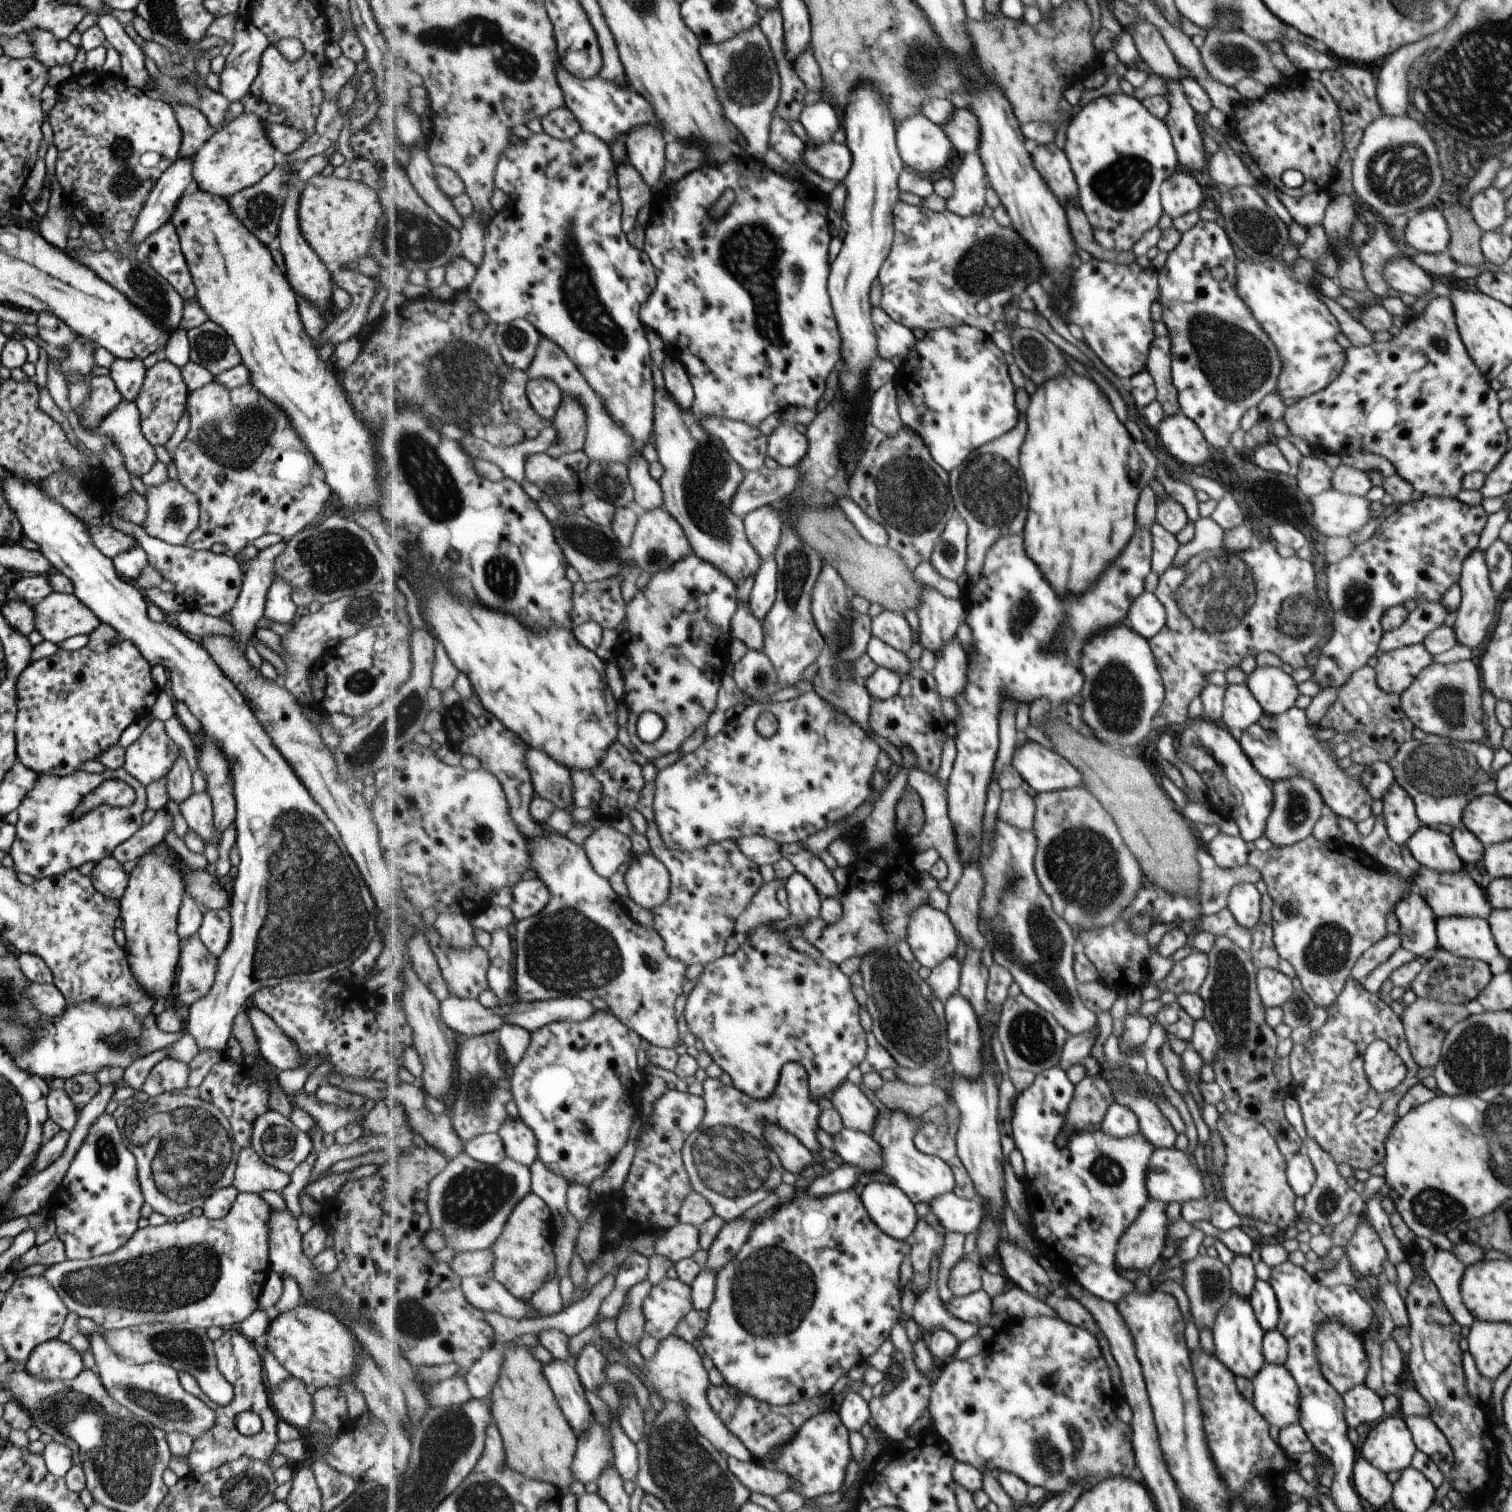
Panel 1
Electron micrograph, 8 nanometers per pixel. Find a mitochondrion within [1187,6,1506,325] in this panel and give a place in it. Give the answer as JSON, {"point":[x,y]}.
{"point":[1410,167]}

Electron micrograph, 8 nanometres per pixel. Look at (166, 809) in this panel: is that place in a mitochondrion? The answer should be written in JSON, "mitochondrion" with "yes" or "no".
{"mitochondrion":"no"}

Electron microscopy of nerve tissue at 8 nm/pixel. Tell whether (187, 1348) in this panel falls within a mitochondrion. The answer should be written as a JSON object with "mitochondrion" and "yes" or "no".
{"mitochondrion":"yes"}

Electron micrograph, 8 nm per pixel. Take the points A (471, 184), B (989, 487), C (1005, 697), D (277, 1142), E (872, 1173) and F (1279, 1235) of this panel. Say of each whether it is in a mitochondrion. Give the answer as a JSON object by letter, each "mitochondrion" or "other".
{"A":"other","B":"mitochondrion","C":"other","D":"mitochondrion","E":"other","F":"other"}

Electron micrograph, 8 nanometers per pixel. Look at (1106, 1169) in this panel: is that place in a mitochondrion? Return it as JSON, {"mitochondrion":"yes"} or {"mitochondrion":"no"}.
{"mitochondrion":"yes"}

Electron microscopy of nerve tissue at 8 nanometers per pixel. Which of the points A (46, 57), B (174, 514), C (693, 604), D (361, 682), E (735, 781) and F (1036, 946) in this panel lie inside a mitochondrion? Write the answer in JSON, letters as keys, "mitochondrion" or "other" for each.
{"A":"other","B":"mitochondrion","C":"other","D":"mitochondrion","E":"mitochondrion","F":"mitochondrion"}

